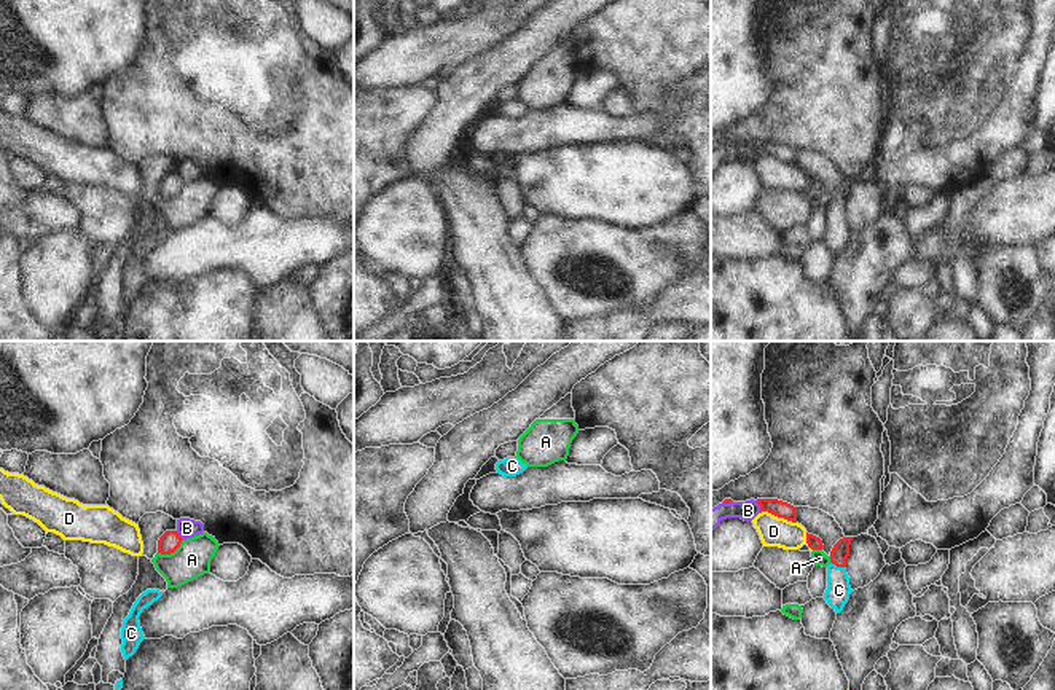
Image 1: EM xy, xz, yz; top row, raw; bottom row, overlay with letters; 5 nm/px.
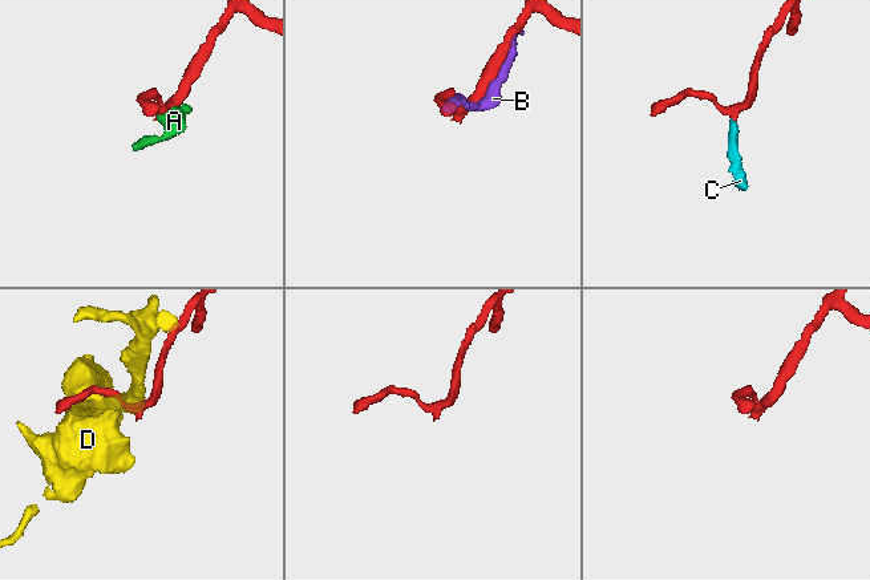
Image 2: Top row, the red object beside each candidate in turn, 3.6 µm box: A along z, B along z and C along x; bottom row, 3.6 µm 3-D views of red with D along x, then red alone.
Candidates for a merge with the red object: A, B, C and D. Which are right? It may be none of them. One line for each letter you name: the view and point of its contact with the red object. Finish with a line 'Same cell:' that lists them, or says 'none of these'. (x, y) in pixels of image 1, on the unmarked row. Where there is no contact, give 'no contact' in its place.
C: contact yz (837, 209)
Same cell: C

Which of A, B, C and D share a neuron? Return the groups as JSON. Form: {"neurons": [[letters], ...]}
{"neurons": [["A"], ["B"], ["C"], ["D"]]}

